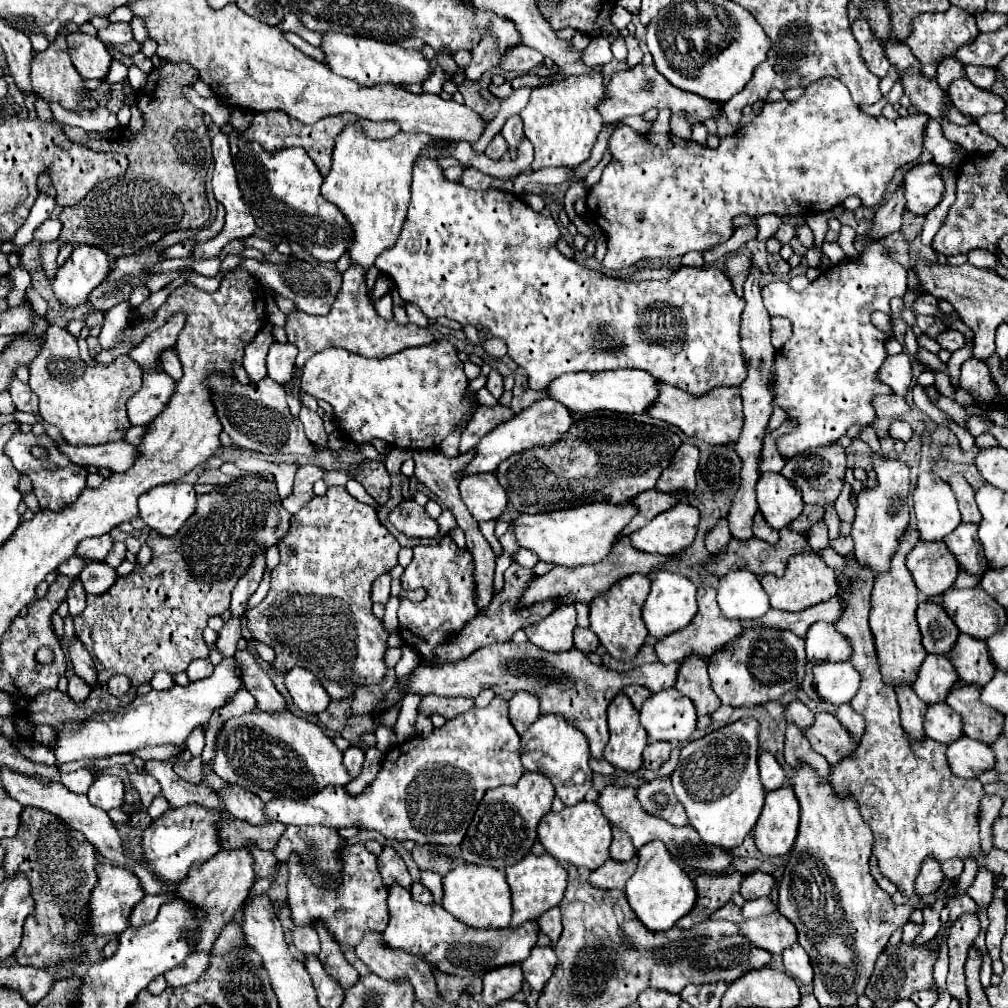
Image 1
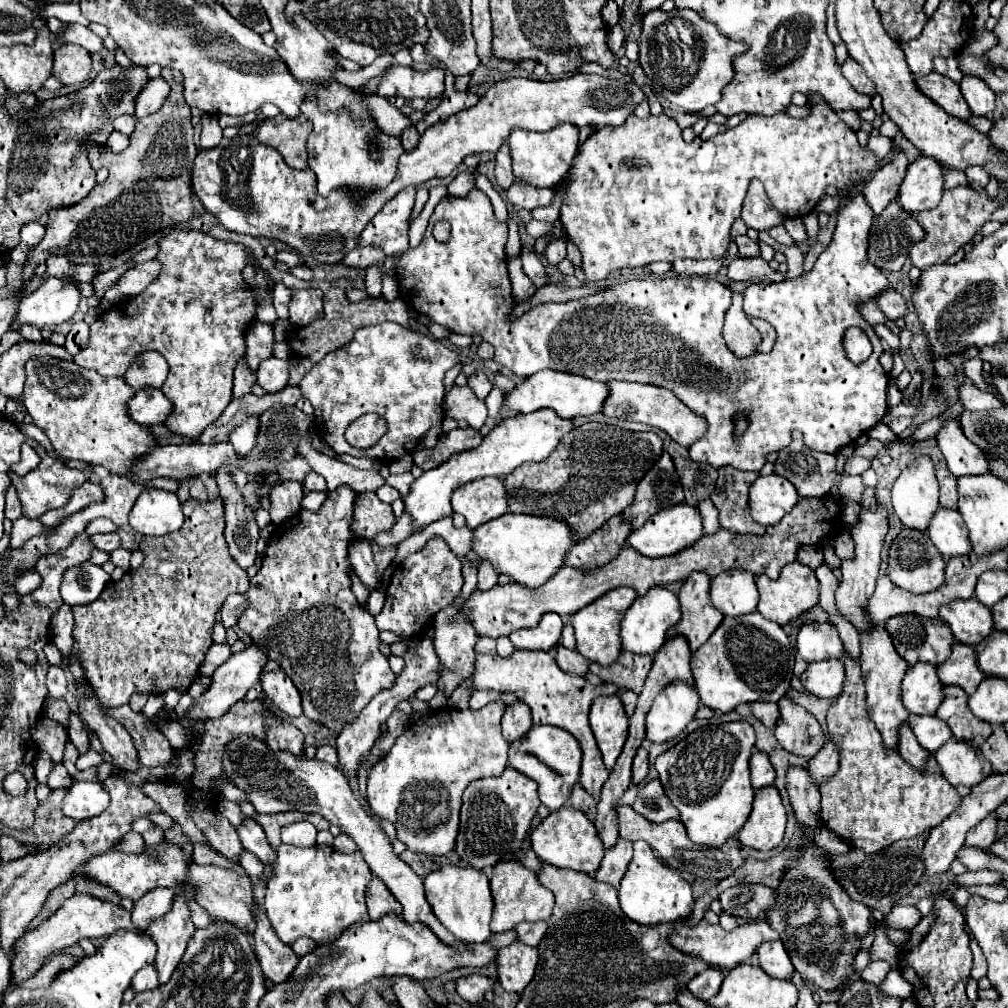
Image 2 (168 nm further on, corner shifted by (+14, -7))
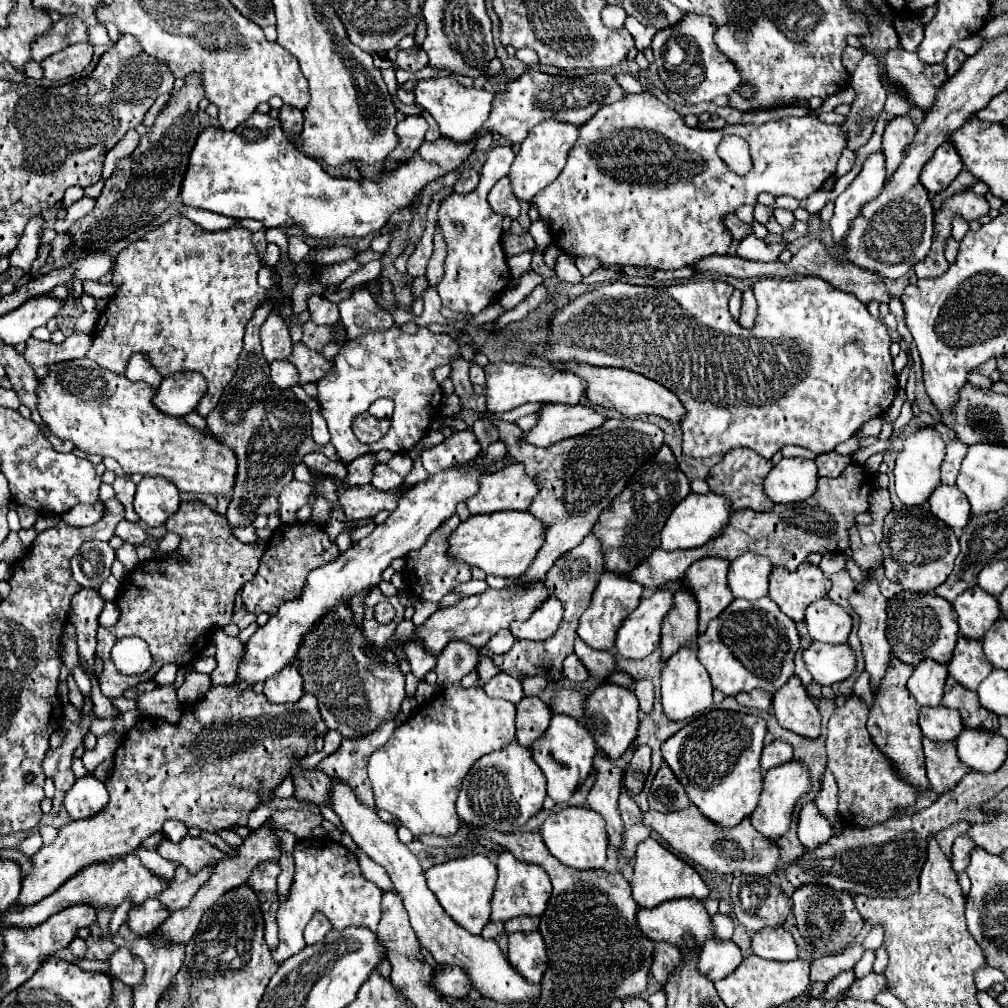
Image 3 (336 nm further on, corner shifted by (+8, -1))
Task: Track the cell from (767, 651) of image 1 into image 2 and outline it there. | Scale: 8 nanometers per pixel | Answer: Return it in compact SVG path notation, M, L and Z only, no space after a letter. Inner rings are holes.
M750 612L746 616L738 618L724 618L722 624L714 630L710 640L702 644L696 652L692 652L692 676L696 690L700 692L700 700L704 706L720 710L720 712L730 712L738 704L744 702L756 702L756 700L766 700L766 702L778 702L780 698L786 696L792 680L792 670L794 670L794 648L790 644L790 638L786 630L772 622L766 620L760 612Z

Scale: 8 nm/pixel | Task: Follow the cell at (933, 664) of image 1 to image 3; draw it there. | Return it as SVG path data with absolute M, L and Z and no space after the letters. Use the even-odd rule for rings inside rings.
M928 658L914 668L912 676L908 678L908 690L920 706L940 706L946 678L946 666Z

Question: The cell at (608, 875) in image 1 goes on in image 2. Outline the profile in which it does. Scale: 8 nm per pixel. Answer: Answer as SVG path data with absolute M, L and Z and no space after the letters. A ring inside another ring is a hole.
M618 838L614 848L604 850L604 858L602 858L600 868L596 870L594 878L618 888L622 876L626 874L630 860L632 860L632 842Z

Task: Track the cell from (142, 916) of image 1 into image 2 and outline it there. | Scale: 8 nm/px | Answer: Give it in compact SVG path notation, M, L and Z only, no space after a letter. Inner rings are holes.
M156 888L144 894L138 902L134 902L134 910L132 910L134 924L144 930L152 920L170 912L174 896L176 896L176 890L172 888Z

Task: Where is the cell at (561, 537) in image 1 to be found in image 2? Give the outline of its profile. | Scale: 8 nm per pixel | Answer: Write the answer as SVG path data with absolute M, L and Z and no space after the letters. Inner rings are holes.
M512 512L478 526L472 538L472 550L476 552L476 556L480 556L480 560L494 564L498 572L508 574L514 582L526 588L538 588L548 578L552 578L562 568L564 554L572 544L574 538L564 522L544 516L512 514Z

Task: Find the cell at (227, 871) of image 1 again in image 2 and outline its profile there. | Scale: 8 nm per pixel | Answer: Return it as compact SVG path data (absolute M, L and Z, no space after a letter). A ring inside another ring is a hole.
M186 884L184 892L176 894L174 908L164 914L162 918L150 922L146 928L146 934L154 940L158 952L154 958L154 968L158 972L158 982L166 984L176 970L186 944L190 940L190 934L196 930L196 926L190 920L190 910L186 898L194 898L194 890Z

